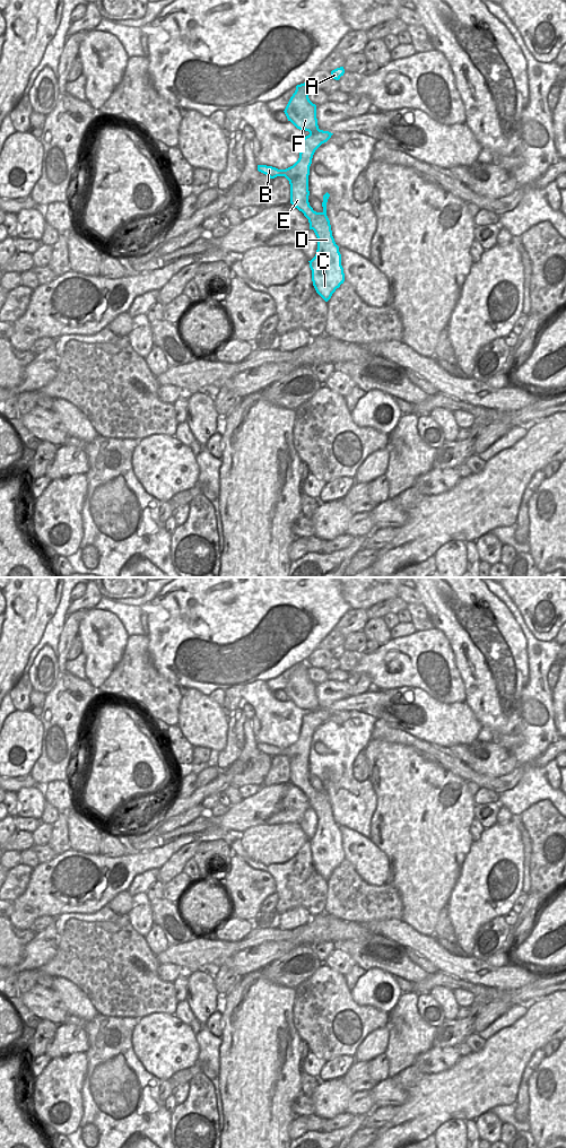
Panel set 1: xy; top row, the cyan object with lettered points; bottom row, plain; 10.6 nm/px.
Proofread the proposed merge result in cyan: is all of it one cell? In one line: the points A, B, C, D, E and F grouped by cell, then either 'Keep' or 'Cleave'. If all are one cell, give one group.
Groups: A B C D E F. Keep.

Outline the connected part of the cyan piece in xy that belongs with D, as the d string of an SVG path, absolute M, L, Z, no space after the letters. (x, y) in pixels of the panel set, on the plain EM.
M307 661L297 663L284 689L288 699L297 707L310 711L303 718L298 739L286 748L258 743L258 749L270 757L285 755L289 759L290 782L308 798L310 808L313 808L317 816L316 833L308 841L312 849L313 864L316 871L328 880L336 868L343 862L345 852L339 825L334 820L330 799L326 794L326 781L330 773L326 771L323 774L323 790L314 790L308 781L308 754L315 729L326 721L333 712L319 707L316 684L308 677L310 668L313 667L310 667Z

